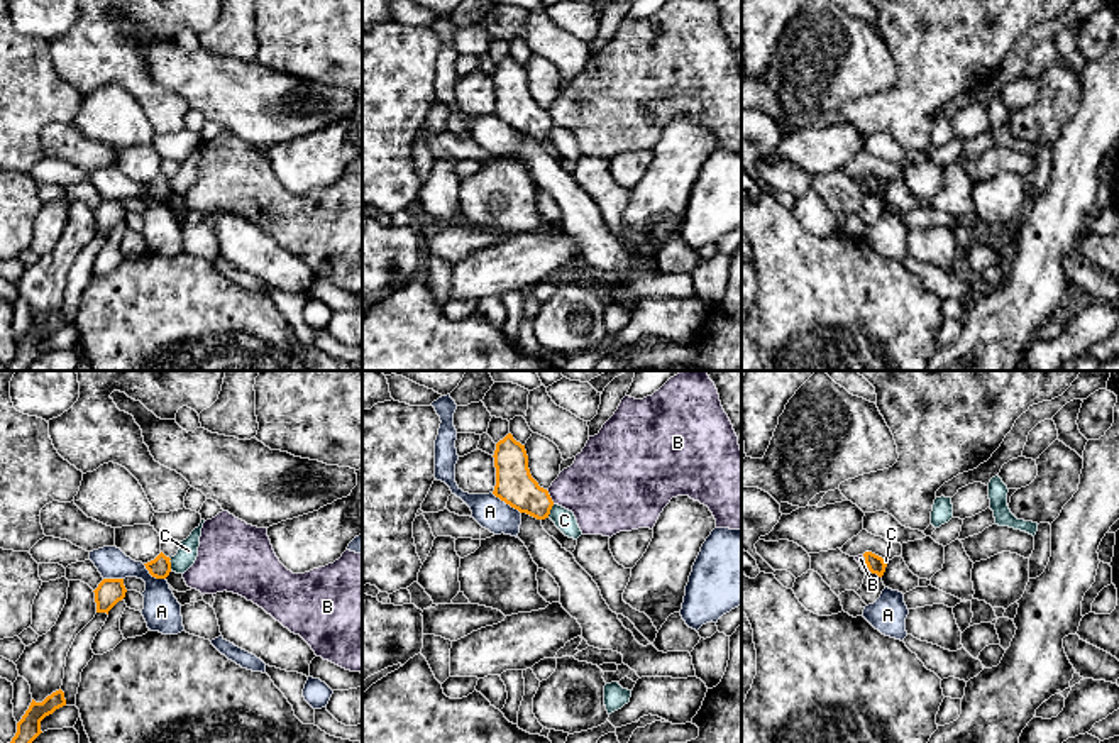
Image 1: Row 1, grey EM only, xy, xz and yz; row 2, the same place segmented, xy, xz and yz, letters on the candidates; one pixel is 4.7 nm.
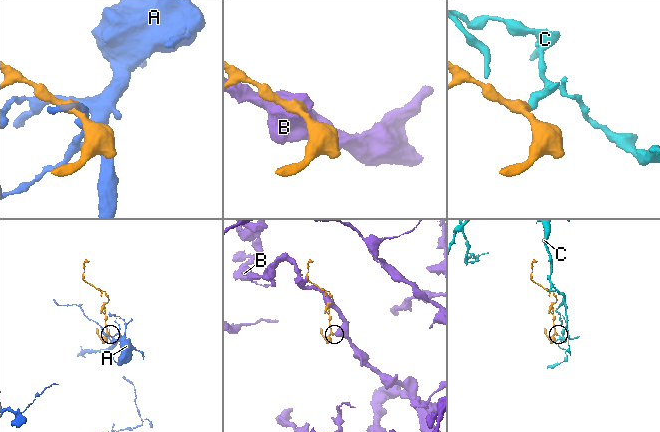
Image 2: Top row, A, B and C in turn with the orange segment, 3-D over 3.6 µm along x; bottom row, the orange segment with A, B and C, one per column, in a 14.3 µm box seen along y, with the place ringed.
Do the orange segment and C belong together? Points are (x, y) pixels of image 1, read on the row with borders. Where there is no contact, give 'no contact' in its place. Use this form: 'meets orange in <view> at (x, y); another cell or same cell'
meets orange in xz at (549, 511); another cell

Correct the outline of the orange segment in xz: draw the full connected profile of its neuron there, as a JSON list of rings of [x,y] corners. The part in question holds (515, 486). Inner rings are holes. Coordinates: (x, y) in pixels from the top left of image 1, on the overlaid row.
[[[508,433],[496,443],[493,457],[496,467],[493,494],[520,513],[537,520],[548,518],[554,501],[548,491],[532,477],[525,445]]]

